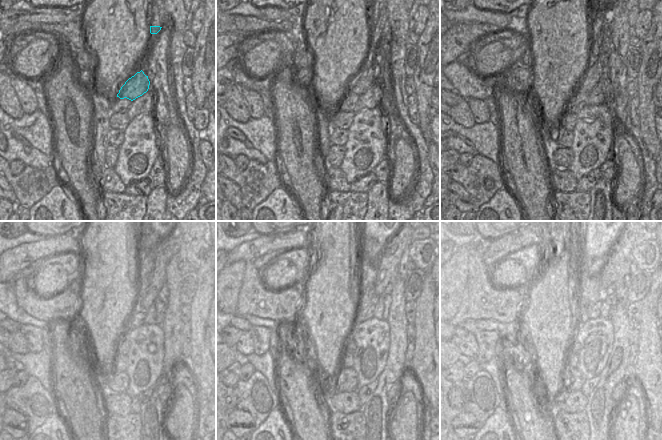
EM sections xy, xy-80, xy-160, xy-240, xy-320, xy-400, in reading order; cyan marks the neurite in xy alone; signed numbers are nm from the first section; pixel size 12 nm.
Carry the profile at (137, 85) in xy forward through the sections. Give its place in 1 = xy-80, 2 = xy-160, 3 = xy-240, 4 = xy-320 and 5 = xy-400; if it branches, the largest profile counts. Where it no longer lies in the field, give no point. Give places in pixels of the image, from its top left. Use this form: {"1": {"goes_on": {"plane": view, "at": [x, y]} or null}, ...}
{"1": {"goes_on": {"plane": "xy-80", "at": [364, 80]}}, "2": {"goes_on": {"plane": "xy-160", "at": [603, 43]}}, "3": {"goes_on": {"plane": "xy-240", "at": [171, 245]}}, "4": {"goes_on": {"plane": "xy-320", "at": [388, 260]}}, "5": {"goes_on": {"plane": "xy-400", "at": [610, 271]}}}

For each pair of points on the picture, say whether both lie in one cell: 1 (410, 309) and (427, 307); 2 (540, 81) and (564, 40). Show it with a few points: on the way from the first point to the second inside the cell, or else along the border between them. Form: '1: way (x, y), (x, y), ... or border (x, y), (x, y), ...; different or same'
1: border (415, 301), (415, 321), (413, 323); different
2: way (550, 71), (559, 62), (560, 50); same

